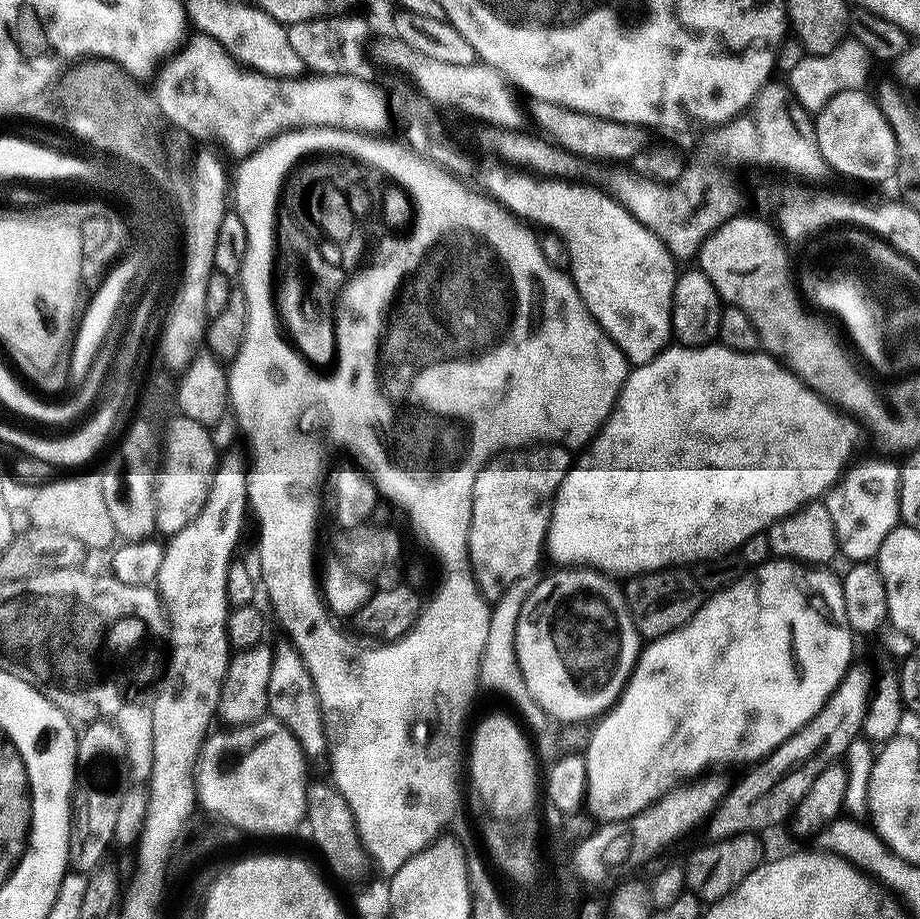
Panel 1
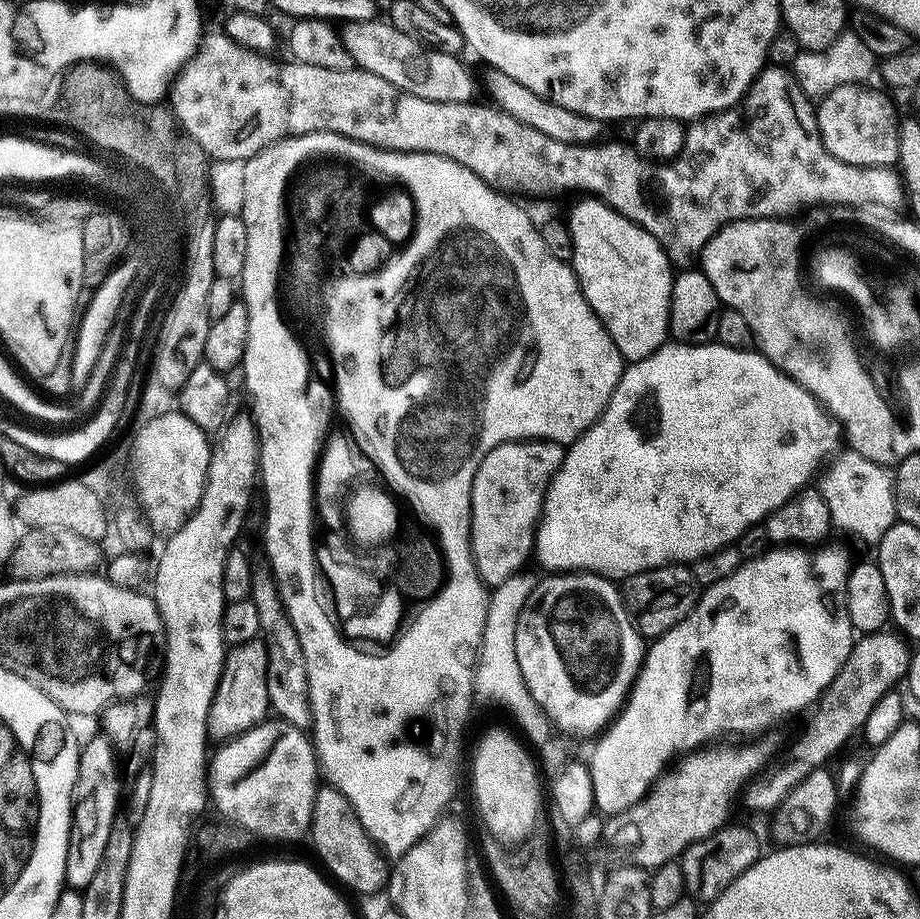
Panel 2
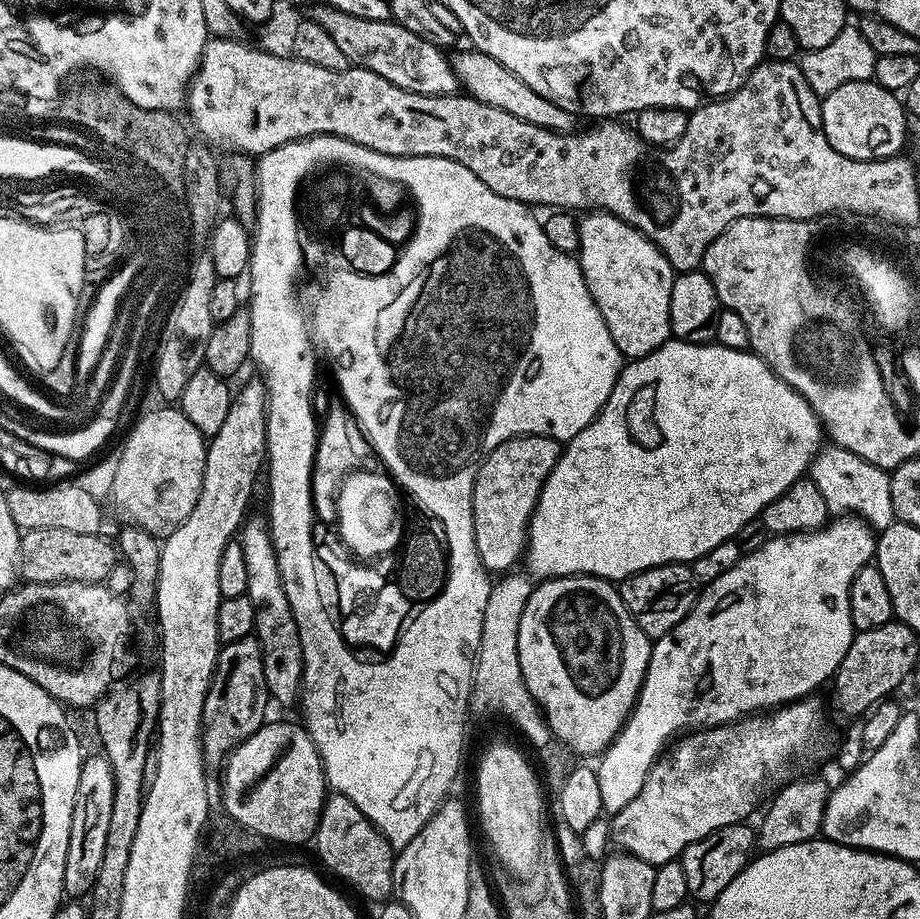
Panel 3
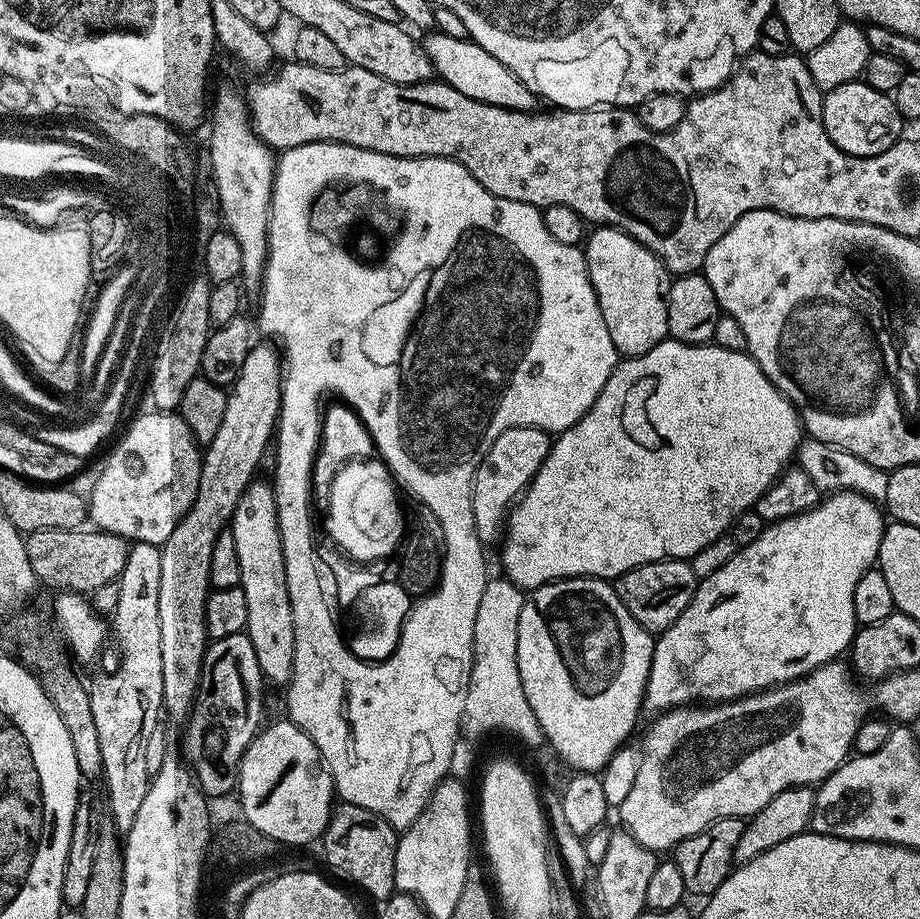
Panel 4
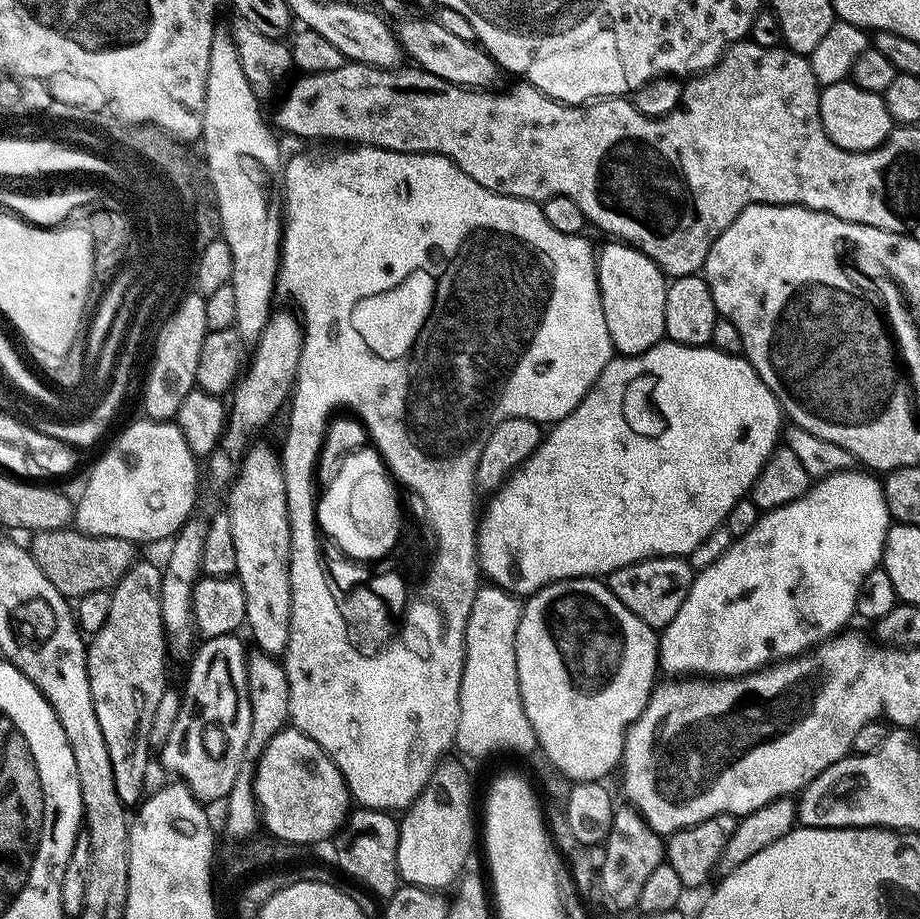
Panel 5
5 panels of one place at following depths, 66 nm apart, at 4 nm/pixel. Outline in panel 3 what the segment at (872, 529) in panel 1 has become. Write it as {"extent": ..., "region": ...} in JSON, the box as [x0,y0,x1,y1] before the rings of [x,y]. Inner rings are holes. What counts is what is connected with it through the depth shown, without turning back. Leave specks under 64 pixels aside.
{"extent":[810,446,894,530],"region":[[[835,446],[821,447],[812,460],[810,479],[818,486],[826,506],[832,514],[855,514],[865,524],[883,530],[894,522],[894,502],[890,498],[891,475],[885,469],[874,466],[858,454]]]}

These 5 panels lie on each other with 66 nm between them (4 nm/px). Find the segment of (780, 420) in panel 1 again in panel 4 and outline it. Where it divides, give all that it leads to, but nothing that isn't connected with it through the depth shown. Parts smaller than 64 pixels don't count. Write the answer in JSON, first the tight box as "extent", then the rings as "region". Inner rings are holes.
{"extent":[500,338,802,590],"region":[[[666,338],[646,354],[621,359],[610,378],[606,378],[606,386],[602,386],[602,394],[598,394],[594,406],[586,410],[579,422],[553,439],[546,462],[542,462],[528,489],[506,517],[506,527],[502,533],[504,549],[500,552],[500,560],[504,563],[503,575],[511,584],[531,590],[551,584],[553,580],[567,580],[574,576],[590,576],[612,582],[626,570],[634,570],[643,564],[659,560],[688,560],[698,554],[702,546],[710,546],[714,538],[725,535],[743,512],[755,509],[758,498],[762,498],[762,494],[766,494],[785,468],[793,463],[801,439],[802,425],[795,406],[772,385],[751,355],[715,346],[683,344]]]}

